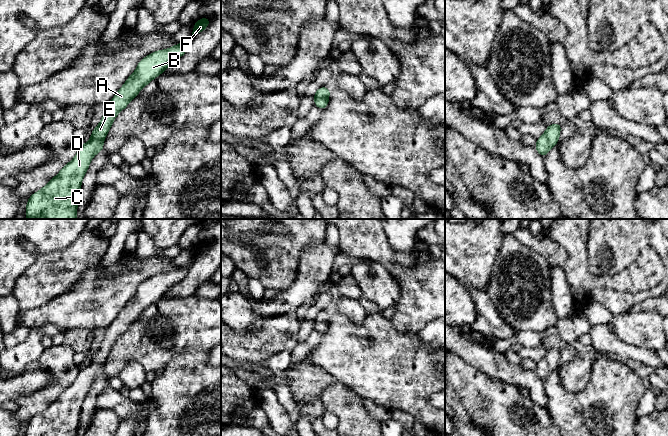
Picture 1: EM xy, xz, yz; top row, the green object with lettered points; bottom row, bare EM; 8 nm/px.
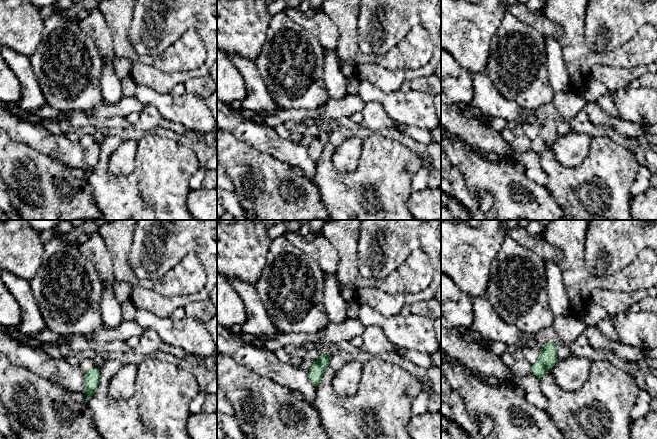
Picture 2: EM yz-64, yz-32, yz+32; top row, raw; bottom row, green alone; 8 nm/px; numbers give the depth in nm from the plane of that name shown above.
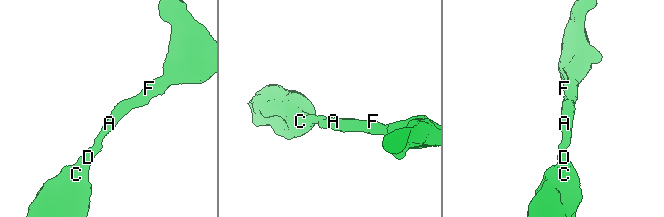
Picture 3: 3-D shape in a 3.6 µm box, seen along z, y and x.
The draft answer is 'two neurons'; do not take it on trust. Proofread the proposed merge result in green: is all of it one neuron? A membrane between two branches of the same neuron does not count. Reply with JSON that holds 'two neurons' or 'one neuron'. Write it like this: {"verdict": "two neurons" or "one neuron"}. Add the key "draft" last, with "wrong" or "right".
{"verdict": "one neuron", "draft": "wrong"}

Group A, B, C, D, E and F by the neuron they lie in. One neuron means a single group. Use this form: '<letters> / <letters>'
A B C D E F

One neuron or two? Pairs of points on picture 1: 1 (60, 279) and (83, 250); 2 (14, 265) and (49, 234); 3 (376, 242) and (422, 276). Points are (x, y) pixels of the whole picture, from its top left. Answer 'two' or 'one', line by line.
1: one
2: one
3: one

